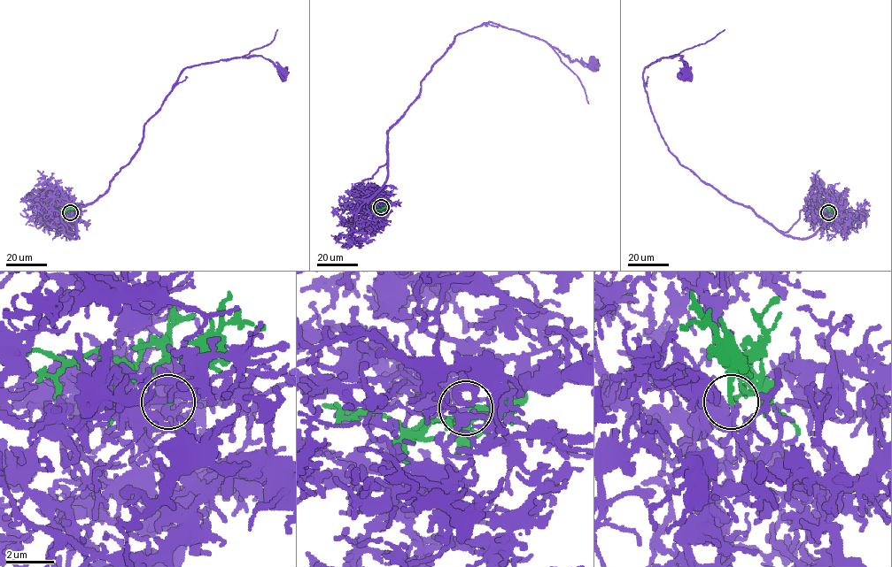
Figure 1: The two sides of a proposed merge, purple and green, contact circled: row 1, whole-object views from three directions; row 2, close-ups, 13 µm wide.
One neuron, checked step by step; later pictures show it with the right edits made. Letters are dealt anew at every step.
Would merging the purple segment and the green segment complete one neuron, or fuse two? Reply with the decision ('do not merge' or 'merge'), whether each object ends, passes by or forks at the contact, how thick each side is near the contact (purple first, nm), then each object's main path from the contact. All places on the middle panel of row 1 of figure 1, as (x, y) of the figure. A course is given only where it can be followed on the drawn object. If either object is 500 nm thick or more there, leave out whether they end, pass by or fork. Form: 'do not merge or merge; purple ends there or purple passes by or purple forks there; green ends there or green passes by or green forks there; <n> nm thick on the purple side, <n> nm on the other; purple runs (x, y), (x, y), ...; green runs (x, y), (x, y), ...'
merge; purple passes by; green ends there; 180 nm thick on the purple side, 200 nm on the other; purple runs (381, 207), (371, 207), (369, 199), (387, 174), (387, 131), (456, 35), (492, 22), (593, 65); green runs (381, 207), (368, 207)

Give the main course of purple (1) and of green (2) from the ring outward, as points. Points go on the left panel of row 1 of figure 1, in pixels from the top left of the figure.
1: (70, 212), (58, 227), (75, 238), (76, 210), (129, 163), (143, 126), (185, 68), (259, 56), (283, 72)
2: (70, 212), (71, 209), (58, 209)

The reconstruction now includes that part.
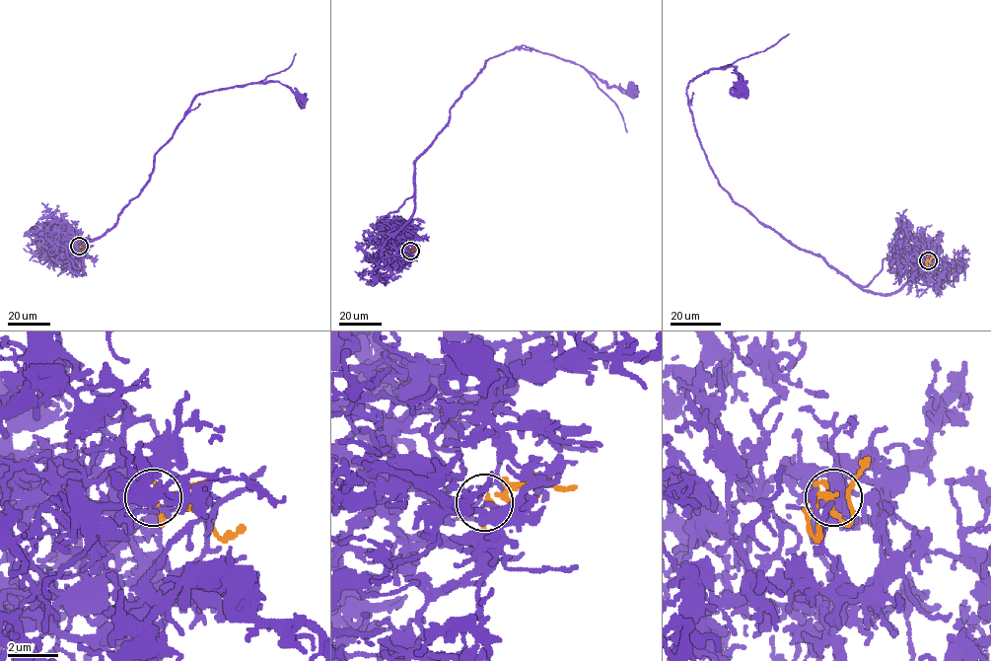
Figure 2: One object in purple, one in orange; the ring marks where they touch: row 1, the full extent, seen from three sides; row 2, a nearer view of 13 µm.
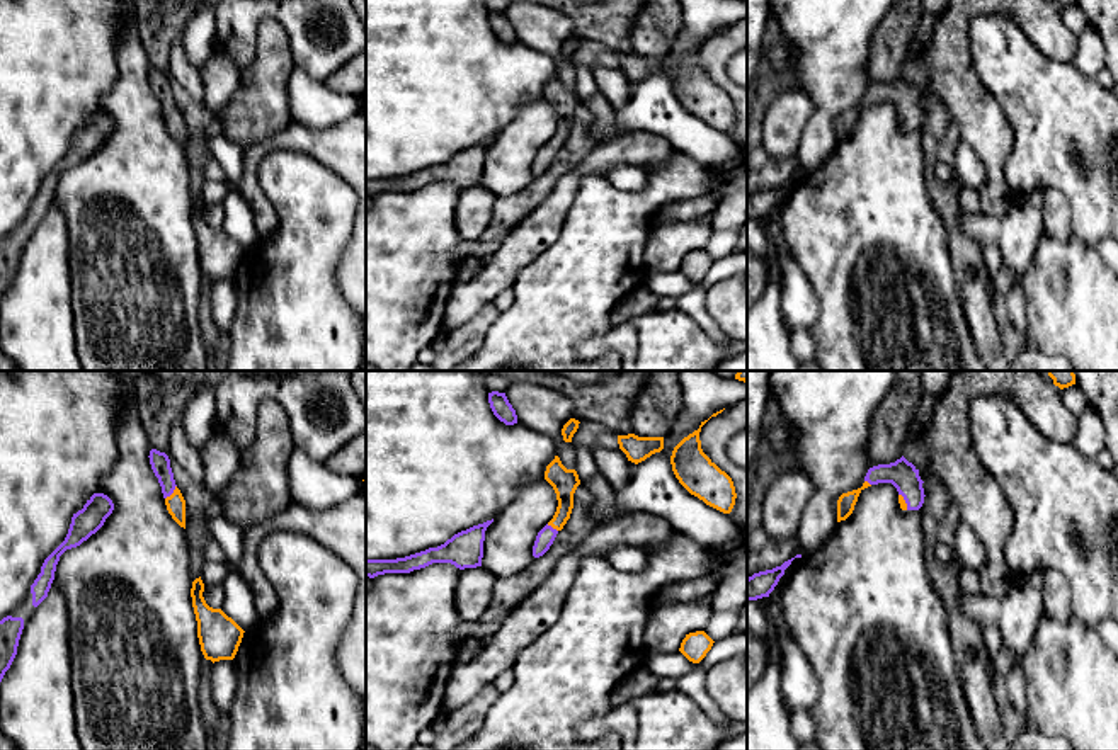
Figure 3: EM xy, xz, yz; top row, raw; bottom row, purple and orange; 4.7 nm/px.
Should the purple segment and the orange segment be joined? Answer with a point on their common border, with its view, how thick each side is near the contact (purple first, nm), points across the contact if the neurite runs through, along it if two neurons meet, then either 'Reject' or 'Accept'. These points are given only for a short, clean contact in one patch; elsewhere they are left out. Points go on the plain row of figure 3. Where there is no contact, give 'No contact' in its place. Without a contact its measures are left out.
Touches purple at xy (172, 111). Thickness 90 nm (purple) against 90 nm. Path across: xy (160, 82), (172, 111), (176, 123). Accept

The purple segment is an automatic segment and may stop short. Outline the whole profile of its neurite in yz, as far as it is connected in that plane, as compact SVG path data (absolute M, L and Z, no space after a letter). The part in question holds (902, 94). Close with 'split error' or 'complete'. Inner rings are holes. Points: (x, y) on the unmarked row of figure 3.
M902 75L895 82L870 87L861 107L839 116L837 141L846 139L853 133L864 107L878 102L892 102L897 107L902 129L919 129L924 122L924 100L919 95L919 88Z; split error

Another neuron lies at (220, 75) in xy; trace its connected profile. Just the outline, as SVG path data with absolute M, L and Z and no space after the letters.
M216 44L214 54L199 71L204 83L204 105L211 112L225 109L240 85L240 70Z

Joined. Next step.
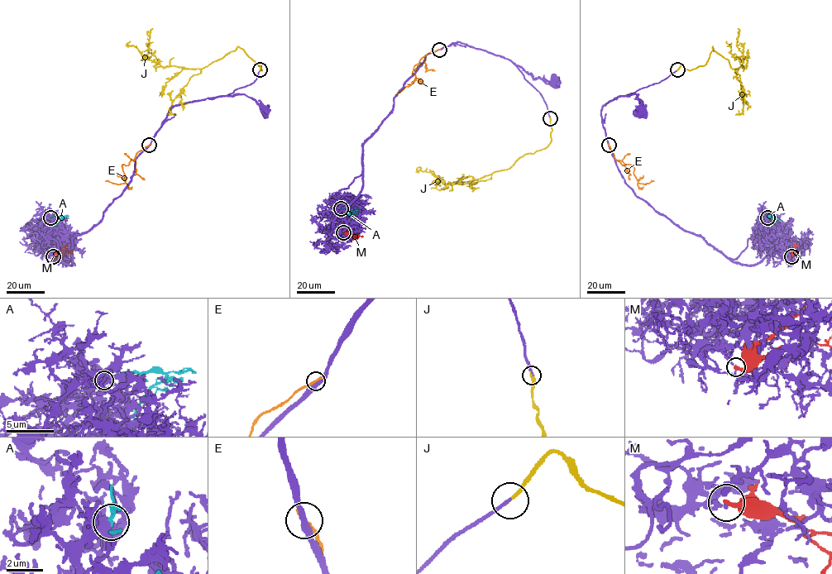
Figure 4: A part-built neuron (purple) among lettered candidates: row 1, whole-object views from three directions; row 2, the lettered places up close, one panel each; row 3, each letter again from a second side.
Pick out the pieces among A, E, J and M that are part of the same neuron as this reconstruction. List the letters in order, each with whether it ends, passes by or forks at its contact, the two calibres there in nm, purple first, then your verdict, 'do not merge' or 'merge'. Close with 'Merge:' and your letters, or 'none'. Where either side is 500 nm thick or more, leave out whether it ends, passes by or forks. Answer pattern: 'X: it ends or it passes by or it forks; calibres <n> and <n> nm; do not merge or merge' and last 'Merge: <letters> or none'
A: it ends; calibres 420 and 220 nm; do not merge
E: it ends; calibres 360 and 280 nm; do not merge
J: it ends; calibres 190 and 200 nm; merge
M: it ends; calibres 190 and 280 nm; do not merge
Merge: J

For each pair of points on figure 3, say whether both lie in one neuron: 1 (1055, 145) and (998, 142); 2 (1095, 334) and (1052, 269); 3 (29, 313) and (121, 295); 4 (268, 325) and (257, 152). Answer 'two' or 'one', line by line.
1: two
2: one
3: two
4: two

